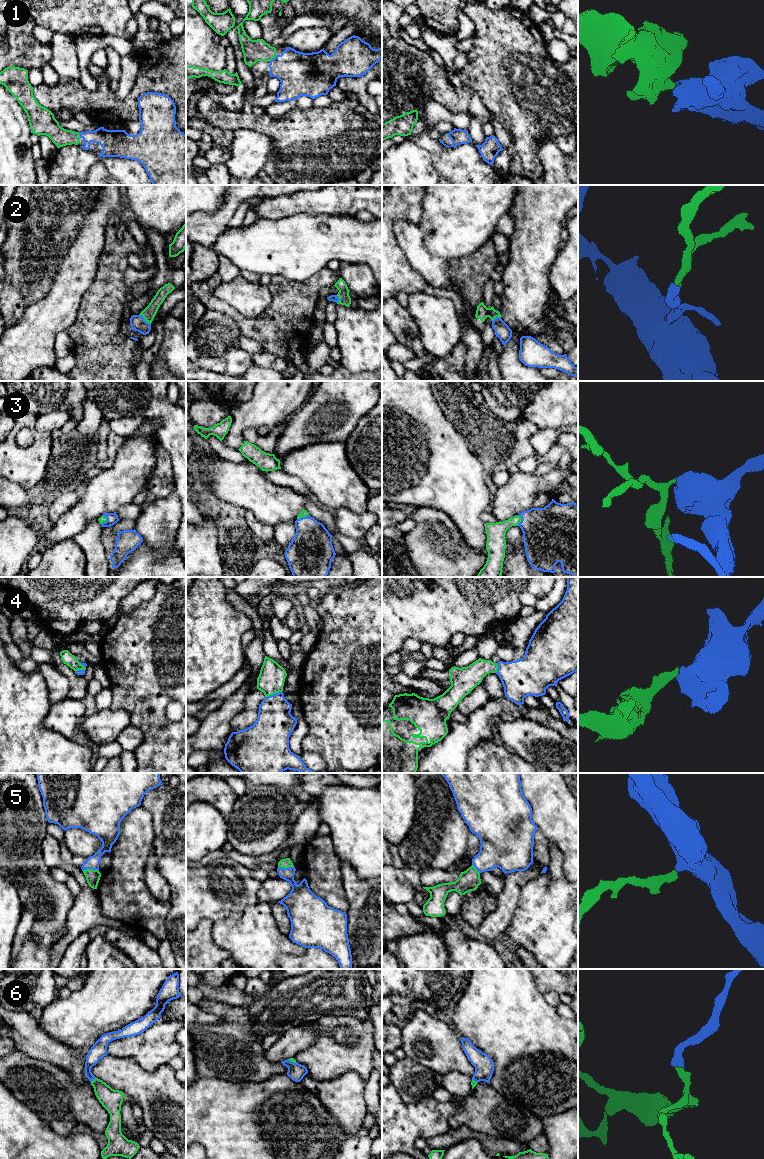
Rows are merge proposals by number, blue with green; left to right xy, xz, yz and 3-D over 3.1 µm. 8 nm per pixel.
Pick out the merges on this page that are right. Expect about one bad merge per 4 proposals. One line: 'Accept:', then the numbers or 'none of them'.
Accept: 1, 2, 3, 4, 5, 6

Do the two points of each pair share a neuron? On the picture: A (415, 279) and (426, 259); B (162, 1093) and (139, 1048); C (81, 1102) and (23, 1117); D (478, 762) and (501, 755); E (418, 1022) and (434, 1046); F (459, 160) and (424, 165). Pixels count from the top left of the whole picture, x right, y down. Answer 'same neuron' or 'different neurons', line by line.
A: different neurons
B: different neurons
C: different neurons
D: same neuron
E: same neuron
F: different neurons

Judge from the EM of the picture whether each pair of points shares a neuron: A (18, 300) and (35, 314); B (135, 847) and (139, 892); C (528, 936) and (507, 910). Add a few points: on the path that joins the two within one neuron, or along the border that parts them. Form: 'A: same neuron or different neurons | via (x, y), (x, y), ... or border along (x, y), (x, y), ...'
A: different neurons | border along (46, 294), (28, 305), (23, 316), (11, 325)
B: same neuron | via (135, 858), (135, 881)
C: different neurons | border along (520, 895), (511, 922), (501, 936)

